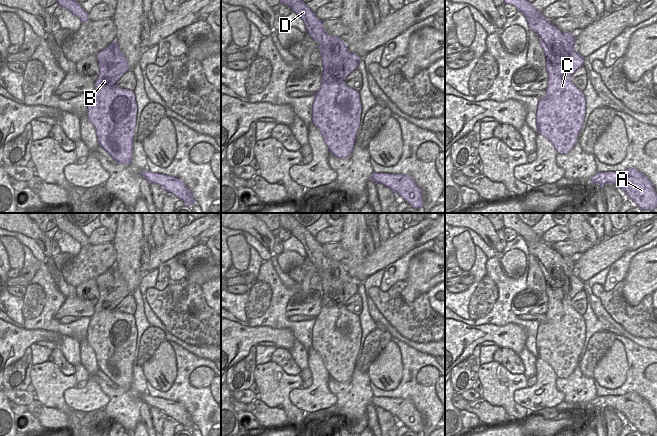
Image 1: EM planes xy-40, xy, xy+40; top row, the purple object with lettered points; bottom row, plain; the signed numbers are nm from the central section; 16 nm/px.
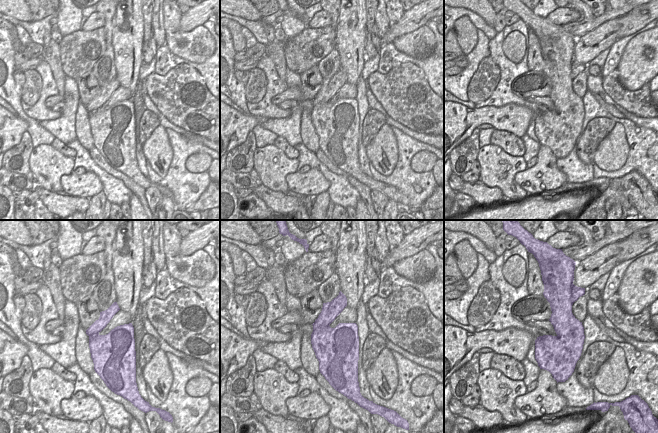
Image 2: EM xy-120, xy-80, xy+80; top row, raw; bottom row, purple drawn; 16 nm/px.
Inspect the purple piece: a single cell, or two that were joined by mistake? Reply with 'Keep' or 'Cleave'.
Cleave

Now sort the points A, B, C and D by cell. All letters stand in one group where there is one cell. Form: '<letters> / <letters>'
A C D / B

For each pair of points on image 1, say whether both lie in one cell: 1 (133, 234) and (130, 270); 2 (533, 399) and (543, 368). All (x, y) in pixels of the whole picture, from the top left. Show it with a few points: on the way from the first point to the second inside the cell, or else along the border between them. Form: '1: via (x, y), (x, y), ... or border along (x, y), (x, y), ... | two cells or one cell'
1: via (130, 243), (130, 261) | one cell
2: via (534, 391), (543, 381), (543, 376) | one cell

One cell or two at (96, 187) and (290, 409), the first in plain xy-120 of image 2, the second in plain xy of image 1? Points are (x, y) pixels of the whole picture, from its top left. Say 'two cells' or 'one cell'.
two cells

